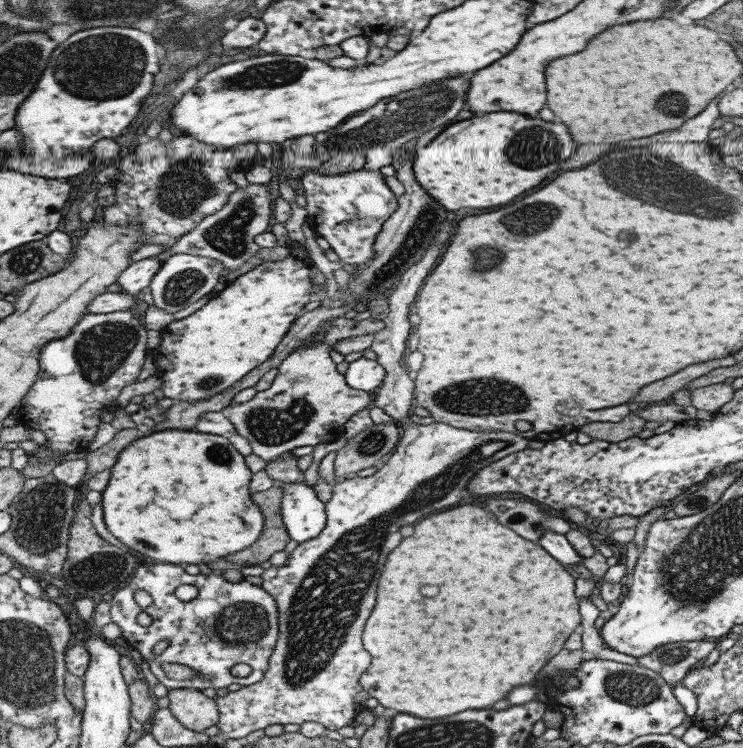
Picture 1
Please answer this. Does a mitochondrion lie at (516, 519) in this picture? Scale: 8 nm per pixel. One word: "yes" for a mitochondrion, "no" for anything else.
yes

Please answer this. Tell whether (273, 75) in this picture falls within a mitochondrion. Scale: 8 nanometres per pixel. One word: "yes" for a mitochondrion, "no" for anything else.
yes

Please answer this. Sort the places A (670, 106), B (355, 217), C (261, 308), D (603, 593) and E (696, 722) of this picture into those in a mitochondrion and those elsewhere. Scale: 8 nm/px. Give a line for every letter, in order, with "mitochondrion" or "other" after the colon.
A: mitochondrion
B: mitochondrion
C: other
D: other
E: other

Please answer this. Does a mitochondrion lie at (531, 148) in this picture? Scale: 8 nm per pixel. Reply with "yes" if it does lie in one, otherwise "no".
yes

